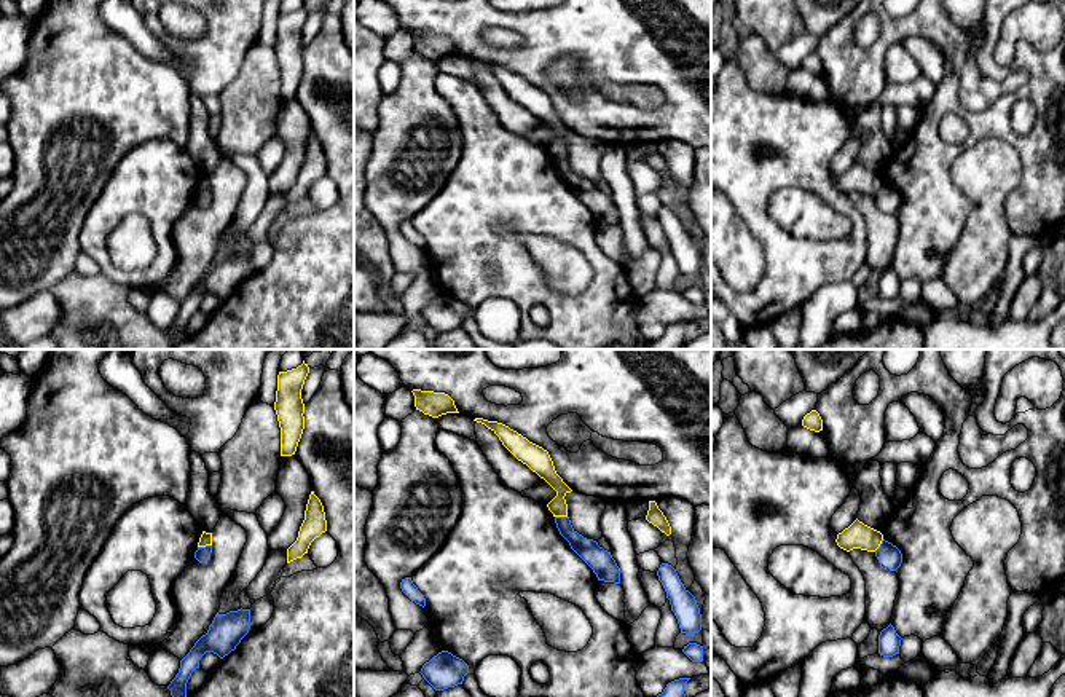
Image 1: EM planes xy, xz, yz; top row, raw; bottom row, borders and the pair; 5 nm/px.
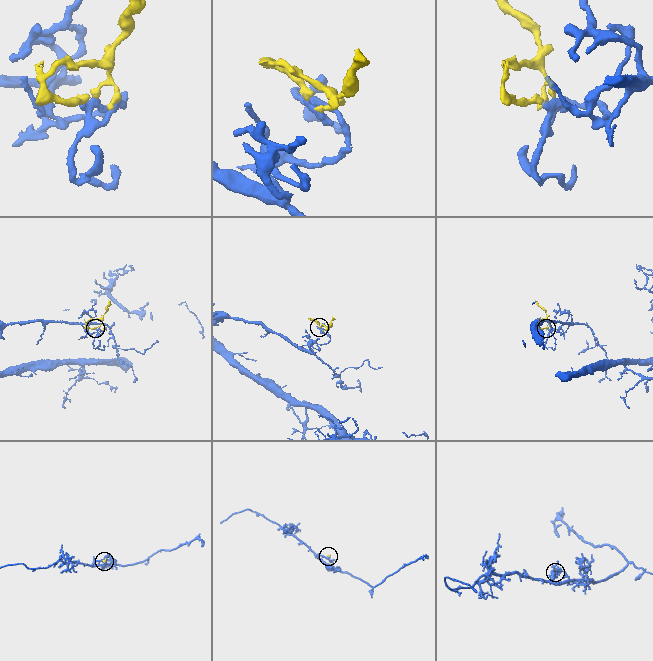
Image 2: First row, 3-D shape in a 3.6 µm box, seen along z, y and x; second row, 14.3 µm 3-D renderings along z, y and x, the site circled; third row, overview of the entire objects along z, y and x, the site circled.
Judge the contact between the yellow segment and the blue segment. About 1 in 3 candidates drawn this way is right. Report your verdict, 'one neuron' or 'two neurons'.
two neurons

